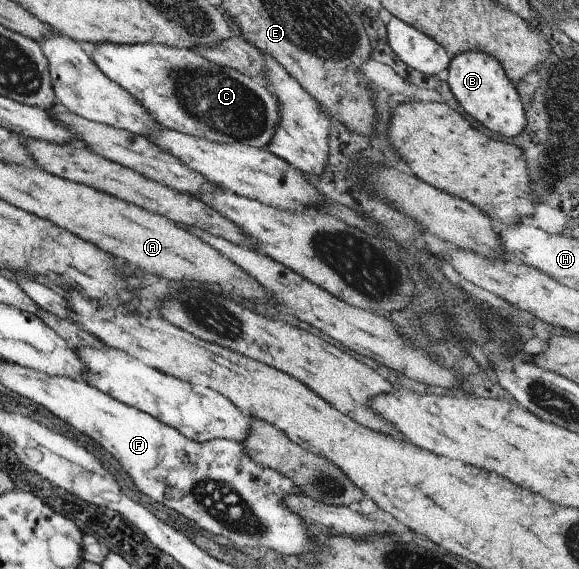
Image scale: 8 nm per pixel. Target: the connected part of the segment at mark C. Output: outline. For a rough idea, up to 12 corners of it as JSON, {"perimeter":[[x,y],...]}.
{"perimeter":[[95,44],[90,58],[164,129],[264,149],[264,84],[196,51]]}

